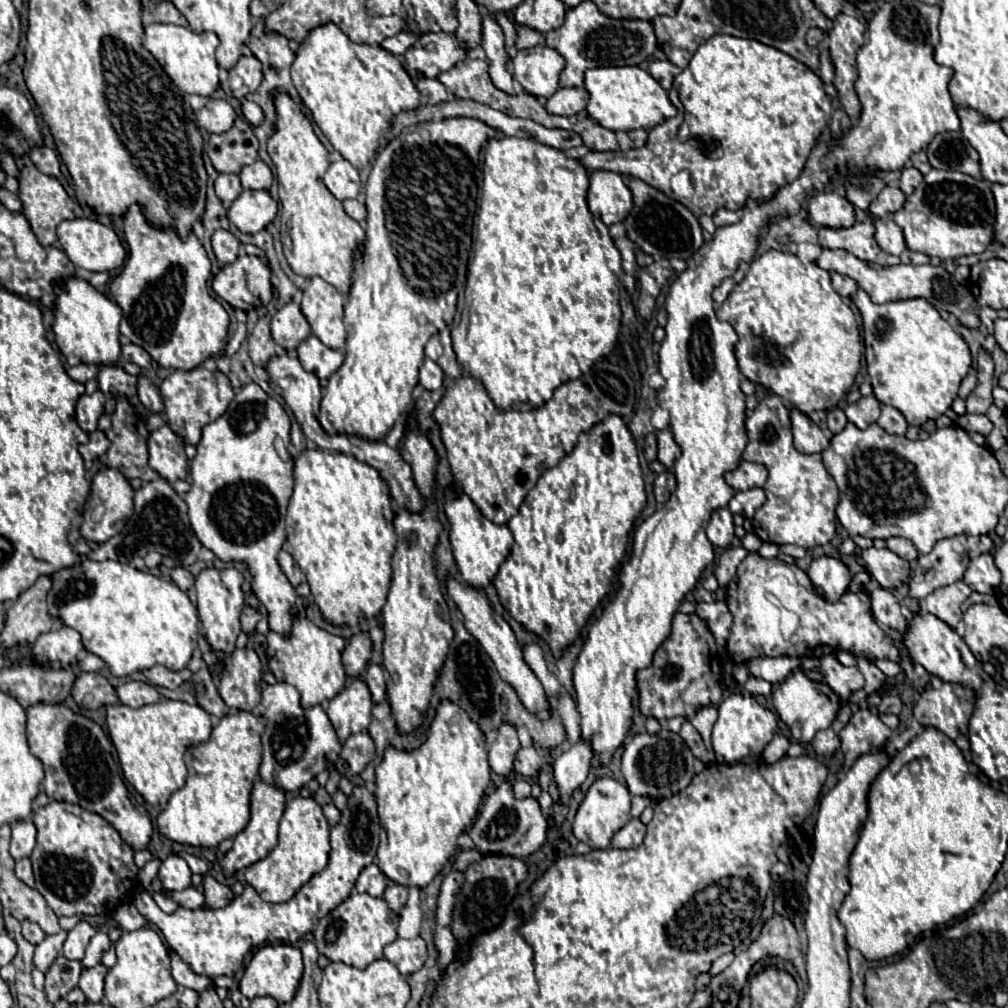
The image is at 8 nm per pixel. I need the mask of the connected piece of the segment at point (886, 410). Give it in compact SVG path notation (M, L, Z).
M882 406L882 414L878 418L878 426L884 428L888 434L898 434L898 436L906 434L906 428L908 428L904 416L892 406Z

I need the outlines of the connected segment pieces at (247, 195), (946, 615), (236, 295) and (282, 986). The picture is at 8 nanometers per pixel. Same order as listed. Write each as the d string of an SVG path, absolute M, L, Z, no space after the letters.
M244 190L228 208L228 220L244 234L256 234L274 220L278 204L268 190Z
M962 580L950 586L942 586L934 590L930 596L926 596L926 610L944 620L950 628L956 628L956 624L962 618L960 606L970 596L970 592L972 590Z
M244 250L234 264L224 266L212 280L214 292L232 308L248 308L256 296L264 298L264 306L272 300L270 268L258 258L248 256Z
M268 944L260 948L250 964L244 970L244 976L240 980L240 992L246 998L256 998L256 996L272 996L278 1002L290 1002L294 998L294 990L298 988L298 982L302 978L302 954L296 946L290 944Z

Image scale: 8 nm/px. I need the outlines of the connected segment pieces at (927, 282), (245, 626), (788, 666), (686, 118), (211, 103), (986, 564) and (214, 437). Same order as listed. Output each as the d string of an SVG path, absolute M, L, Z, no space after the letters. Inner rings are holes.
M822 250L820 260L816 262L824 270L834 270L838 274L850 276L856 280L856 284L866 290L870 300L874 304L886 304L886 302L896 302L896 300L912 300L912 298L924 298L936 310L946 310L952 314L960 326L976 330L980 326L980 318L976 312L976 302L972 292L958 284L950 272L946 272L944 266L934 266L934 264L922 264L922 266L912 266L912 264L898 264L898 266L876 266L868 264L864 260L854 258L846 250Z
M244 604L244 610L242 610L242 614L240 614L242 630L244 630L244 632L254 632L254 630L256 630L256 624L258 624L260 618L262 618L260 610L256 610L256 608Z
M792 656L782 658L754 658L748 662L748 670L752 676L764 678L770 684L780 684L784 678L788 678L794 670L800 668L800 660Z
M716 34L700 44L690 64L674 78L672 90L678 94L682 112L678 118L664 120L648 130L646 146L626 152L588 152L580 162L588 170L612 170L622 176L638 178L670 198L676 198L670 190L672 174L688 170L694 196L676 200L690 208L698 218L704 214L714 216L720 208L742 210L750 198L754 202L772 200L780 188L792 184L802 174L822 128L834 111L822 80L808 66L772 46L728 34Z
M208 100L206 106L198 112L198 124L210 134L212 132L222 134L230 130L234 120L236 120L236 112L226 100Z
M982 554L976 560L968 564L968 570L964 572L964 582L974 590L982 594L994 594L1000 586L1000 572L996 570L992 556Z
M246 384L230 402L228 410L202 428L202 440L198 442L198 454L190 462L190 492L186 492L184 500L188 504L188 518L194 534L220 558L222 562L244 562L248 572L252 574L252 592L268 610L270 630L288 634L292 626L292 616L288 614L290 606L296 602L296 590L290 586L286 574L278 564L278 552L286 542L284 532L284 516L292 490L292 464L290 460L282 460L274 448L274 438L280 436L284 444L290 442L290 418L284 412L282 404L270 398L258 384Z

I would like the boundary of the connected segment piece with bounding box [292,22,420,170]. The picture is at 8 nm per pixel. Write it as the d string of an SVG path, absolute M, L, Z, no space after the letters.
M326 22L312 28L302 40L292 62L292 82L304 106L312 112L312 118L318 128L324 132L330 144L358 170L368 166L368 162L374 158L378 142L388 130L392 116L398 114L398 110L412 110L414 106L420 106L420 94L398 56L384 50L382 46L352 42L334 22Z

